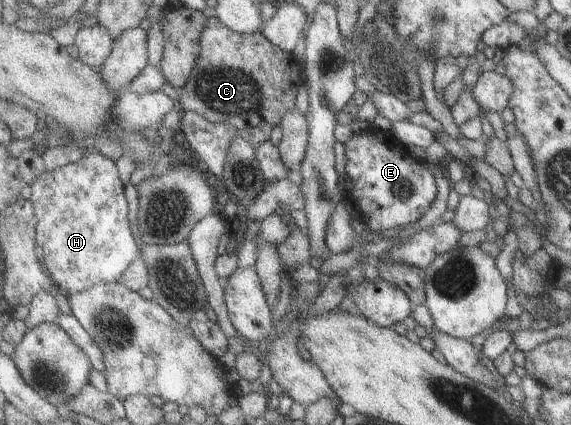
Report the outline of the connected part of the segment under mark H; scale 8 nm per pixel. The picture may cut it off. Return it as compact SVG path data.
M93 149L79 160L54 171L45 171L31 185L31 198L38 216L37 244L44 254L42 263L51 273L61 290L80 293L97 283L115 283L137 260L139 247L129 224L129 202L125 198L125 186L119 178L117 164Z

